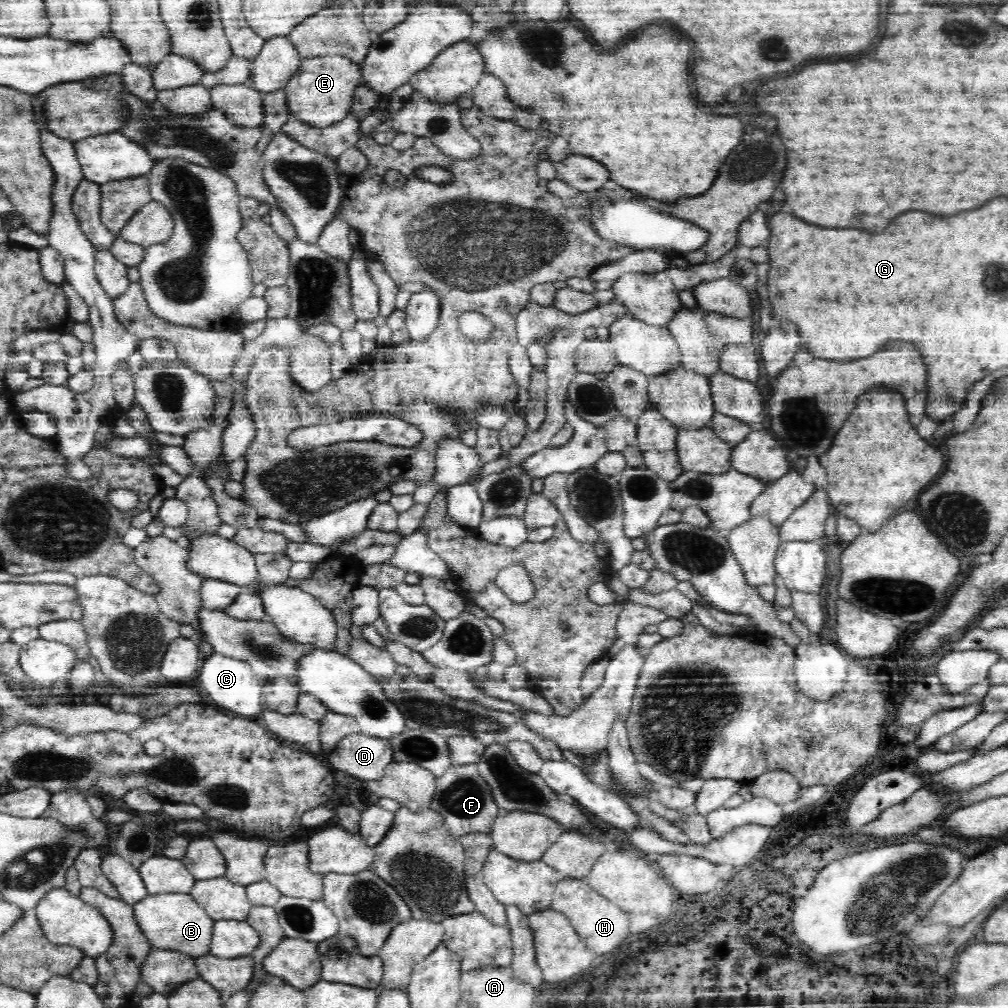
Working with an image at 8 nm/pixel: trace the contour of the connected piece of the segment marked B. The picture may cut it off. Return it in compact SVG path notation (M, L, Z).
M189 893L149 894L140 902L132 904L132 908L134 919L153 947L184 952L195 958L210 953L215 920L208 916Z

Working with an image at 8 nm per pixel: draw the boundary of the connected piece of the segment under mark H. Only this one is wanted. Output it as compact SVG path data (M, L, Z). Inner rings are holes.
M563 877L557 880L550 909L567 916L575 931L596 954L614 950L630 934L626 913L616 903L596 892L585 879Z

